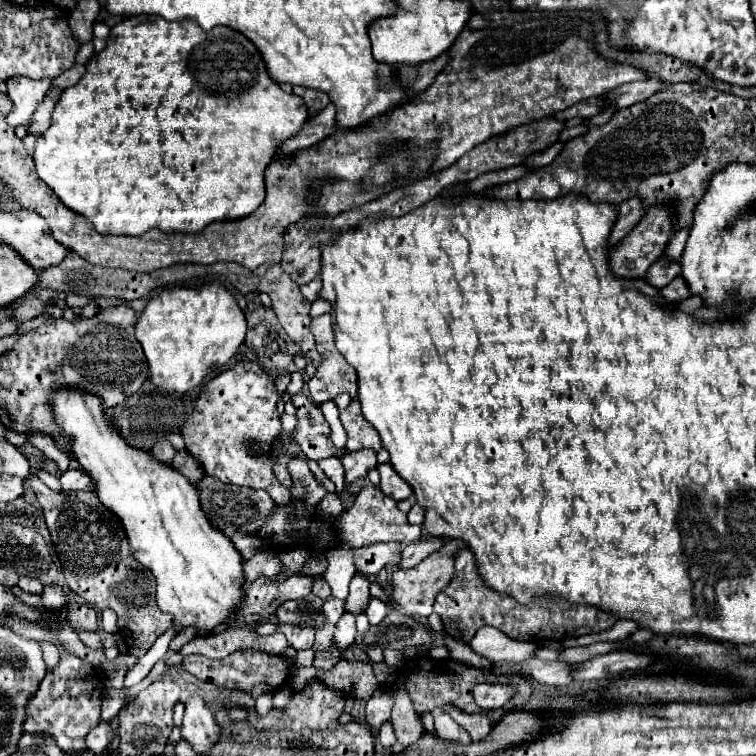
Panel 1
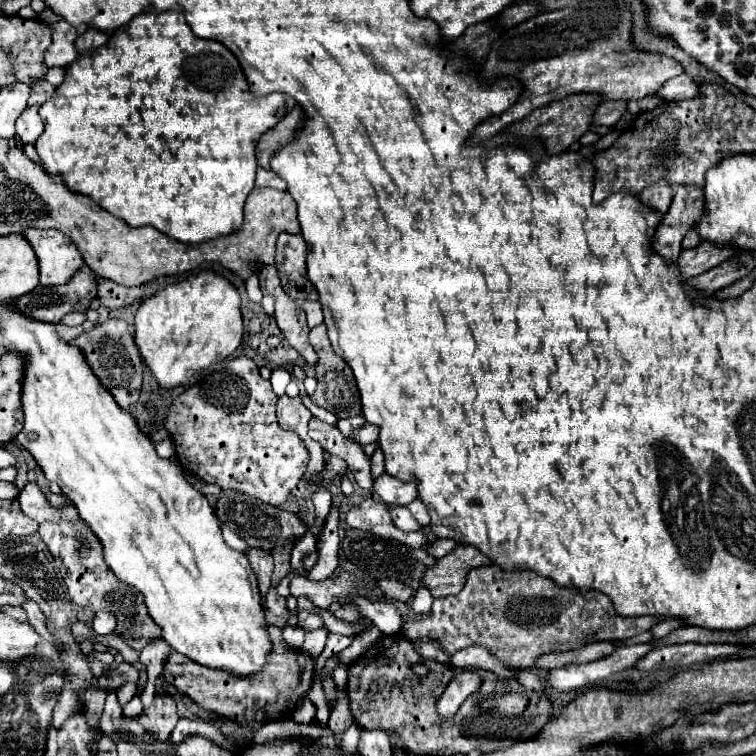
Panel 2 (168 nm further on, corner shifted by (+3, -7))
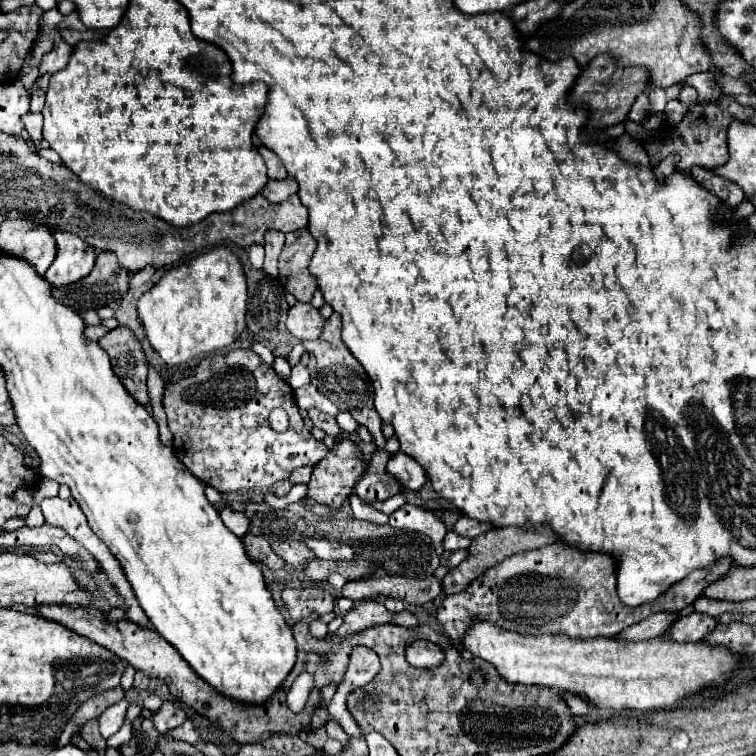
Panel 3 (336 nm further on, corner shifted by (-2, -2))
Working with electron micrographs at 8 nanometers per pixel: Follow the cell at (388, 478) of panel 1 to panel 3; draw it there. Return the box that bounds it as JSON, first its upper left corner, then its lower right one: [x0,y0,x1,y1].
[388,452,426,490]

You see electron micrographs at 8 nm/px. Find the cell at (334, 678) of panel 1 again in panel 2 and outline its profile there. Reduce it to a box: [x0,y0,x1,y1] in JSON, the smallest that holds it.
[327,685,353,735]

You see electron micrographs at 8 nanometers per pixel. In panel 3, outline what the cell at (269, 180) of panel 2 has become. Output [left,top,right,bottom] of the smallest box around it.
[262,178,298,204]

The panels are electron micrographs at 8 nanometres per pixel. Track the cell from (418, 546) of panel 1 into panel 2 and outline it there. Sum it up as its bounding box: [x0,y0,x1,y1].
[427,539,457,559]

